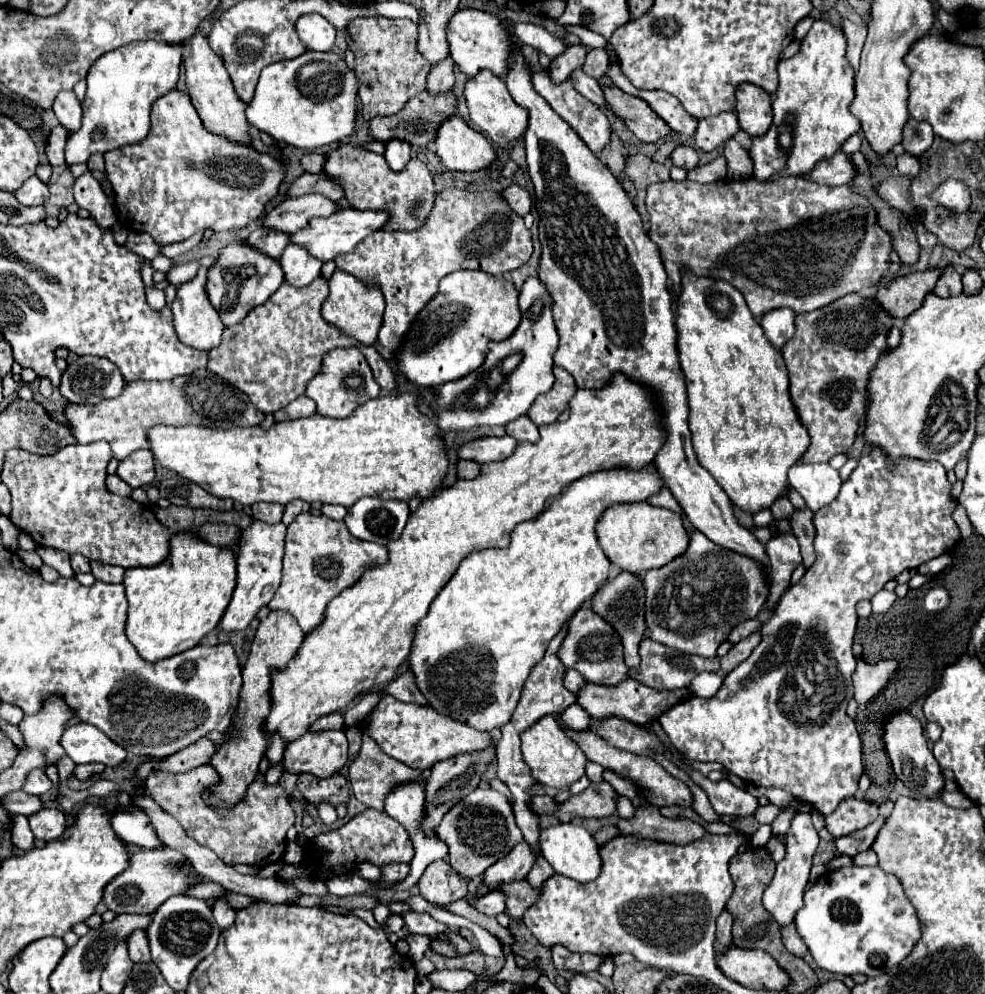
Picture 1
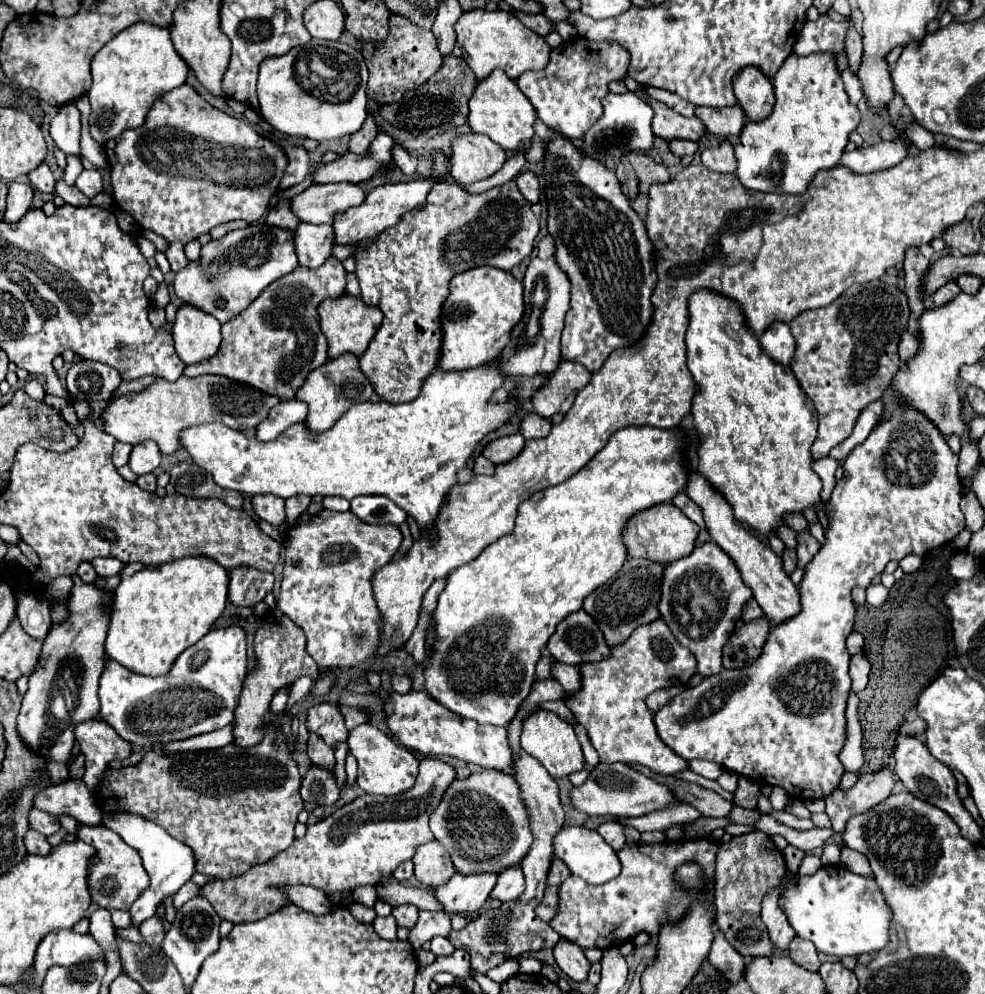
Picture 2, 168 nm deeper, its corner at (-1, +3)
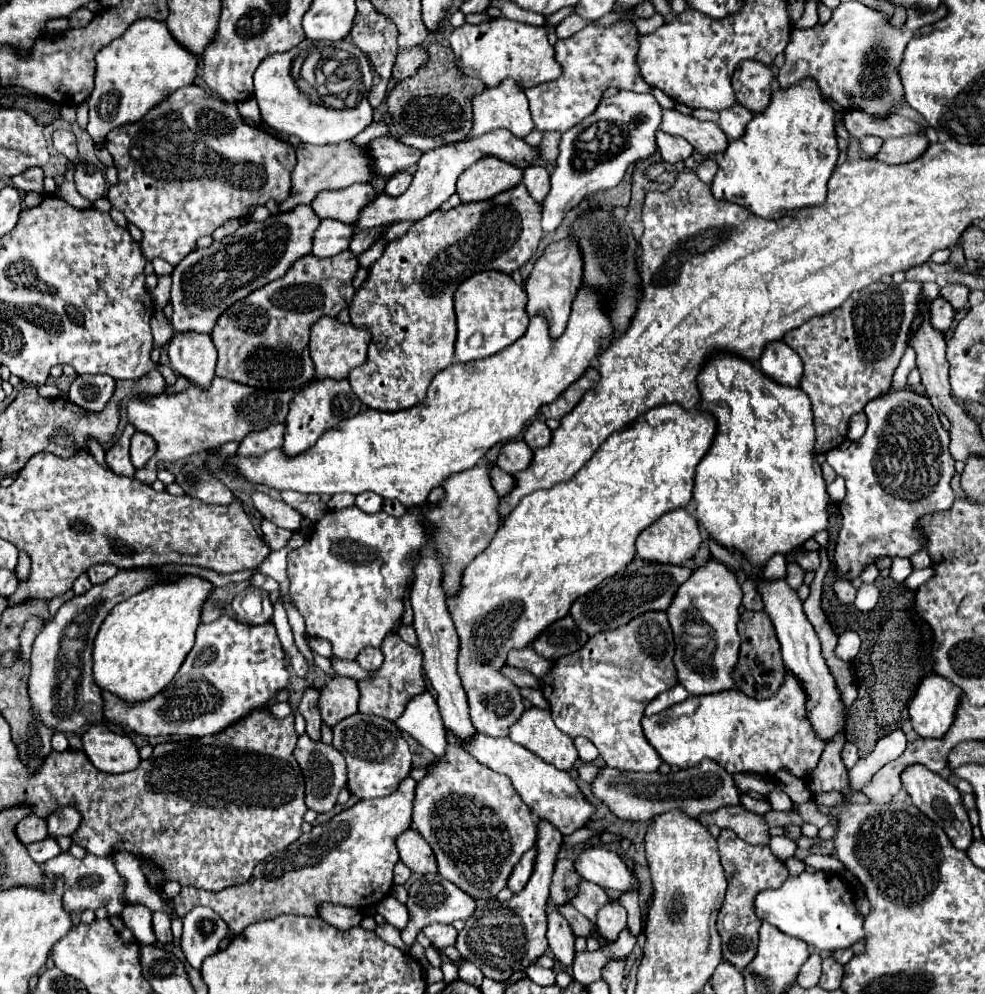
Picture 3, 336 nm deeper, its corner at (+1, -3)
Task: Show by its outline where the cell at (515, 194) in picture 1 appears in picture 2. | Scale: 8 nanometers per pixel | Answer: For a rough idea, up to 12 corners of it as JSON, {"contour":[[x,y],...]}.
{"contour":[[522,171],[516,183],[530,203],[540,199],[540,183],[534,171]]}

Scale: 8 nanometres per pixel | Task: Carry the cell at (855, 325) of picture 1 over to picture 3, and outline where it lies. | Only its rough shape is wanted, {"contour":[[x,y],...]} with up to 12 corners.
{"contour":[[882,281],[786,333],[816,453],[888,391],[920,283]]}

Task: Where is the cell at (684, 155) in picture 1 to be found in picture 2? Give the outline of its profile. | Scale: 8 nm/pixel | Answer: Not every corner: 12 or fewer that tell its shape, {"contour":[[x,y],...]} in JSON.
{"contour":[[672,139],[670,151],[678,157],[694,155],[696,141]]}

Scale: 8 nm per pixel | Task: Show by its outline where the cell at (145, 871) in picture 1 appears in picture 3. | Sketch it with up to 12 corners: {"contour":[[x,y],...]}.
{"contour":[[68,853],[44,863],[62,875],[66,911],[104,907],[120,917],[126,879],[114,857]]}

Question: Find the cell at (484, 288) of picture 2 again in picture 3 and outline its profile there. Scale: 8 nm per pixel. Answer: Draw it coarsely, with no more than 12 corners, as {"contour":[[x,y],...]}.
{"contour":[[482,271],[454,293],[456,361],[526,333],[526,291]]}

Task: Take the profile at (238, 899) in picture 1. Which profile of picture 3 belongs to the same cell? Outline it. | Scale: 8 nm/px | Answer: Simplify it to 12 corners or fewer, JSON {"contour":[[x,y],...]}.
{"contour":[[166,911],[152,915],[156,941],[172,941],[170,921]]}

